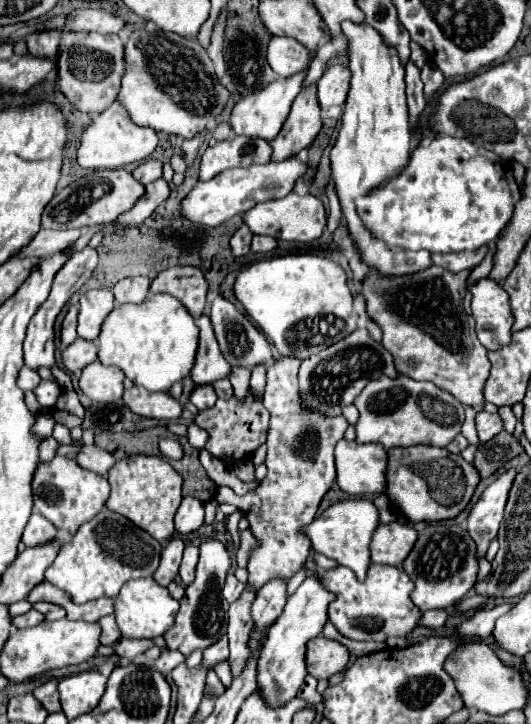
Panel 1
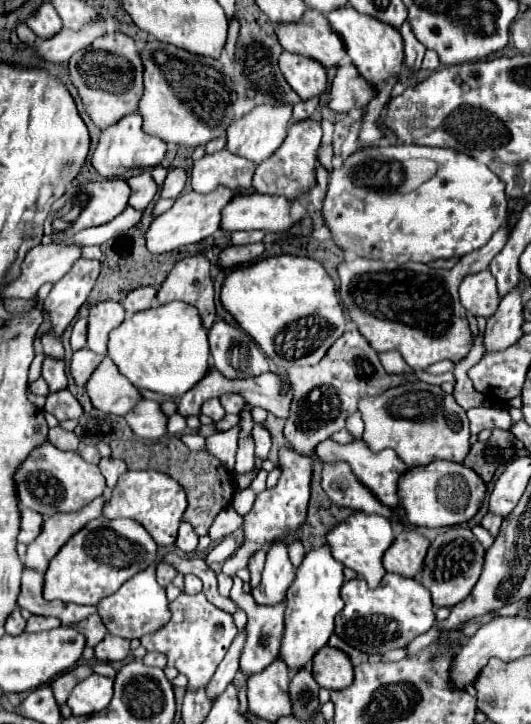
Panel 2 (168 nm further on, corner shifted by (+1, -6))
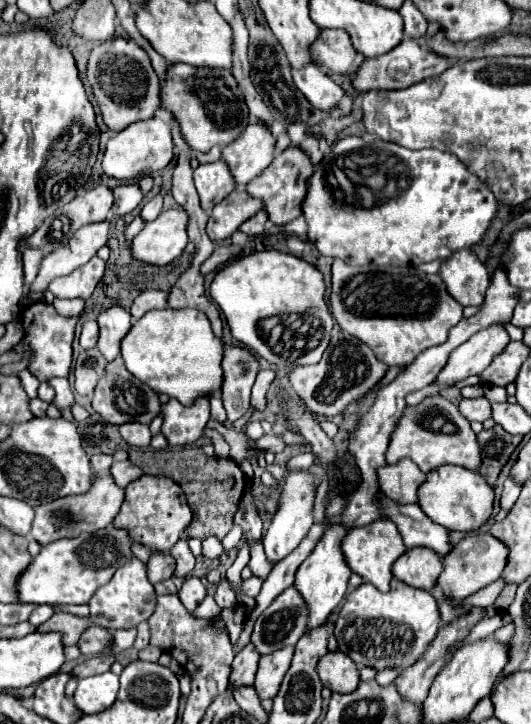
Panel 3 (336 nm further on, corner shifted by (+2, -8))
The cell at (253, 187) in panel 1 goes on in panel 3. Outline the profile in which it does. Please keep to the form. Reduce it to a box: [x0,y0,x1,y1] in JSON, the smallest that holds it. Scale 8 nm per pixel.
[132,210,188,266]

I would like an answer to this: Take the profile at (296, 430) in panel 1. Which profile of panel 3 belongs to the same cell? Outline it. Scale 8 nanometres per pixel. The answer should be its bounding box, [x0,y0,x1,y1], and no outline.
[216,580,236,608]

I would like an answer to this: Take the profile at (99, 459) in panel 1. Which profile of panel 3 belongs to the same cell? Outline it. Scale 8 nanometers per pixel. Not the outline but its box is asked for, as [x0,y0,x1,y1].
[110,460,142,488]

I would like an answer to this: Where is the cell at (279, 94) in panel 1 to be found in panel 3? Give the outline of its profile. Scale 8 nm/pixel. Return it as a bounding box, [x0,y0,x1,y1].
[222,120,276,188]

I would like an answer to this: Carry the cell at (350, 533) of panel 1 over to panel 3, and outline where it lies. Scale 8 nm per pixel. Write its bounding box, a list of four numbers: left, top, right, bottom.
[340,520,406,592]

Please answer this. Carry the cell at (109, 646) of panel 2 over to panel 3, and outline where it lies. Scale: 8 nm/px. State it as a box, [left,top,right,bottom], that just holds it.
[78,626,114,656]

